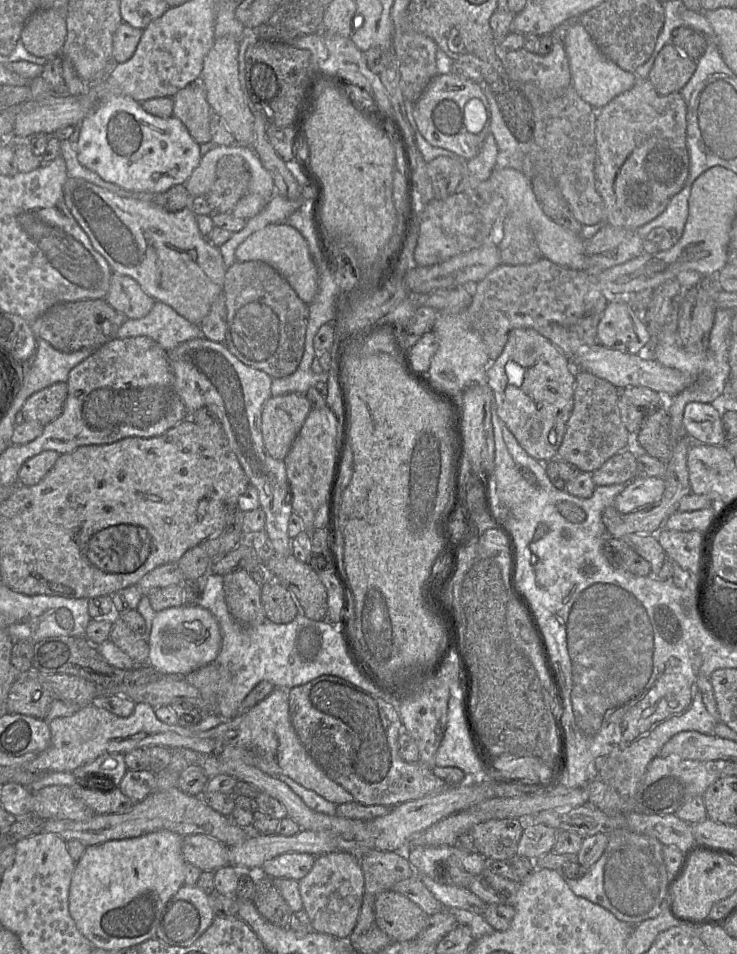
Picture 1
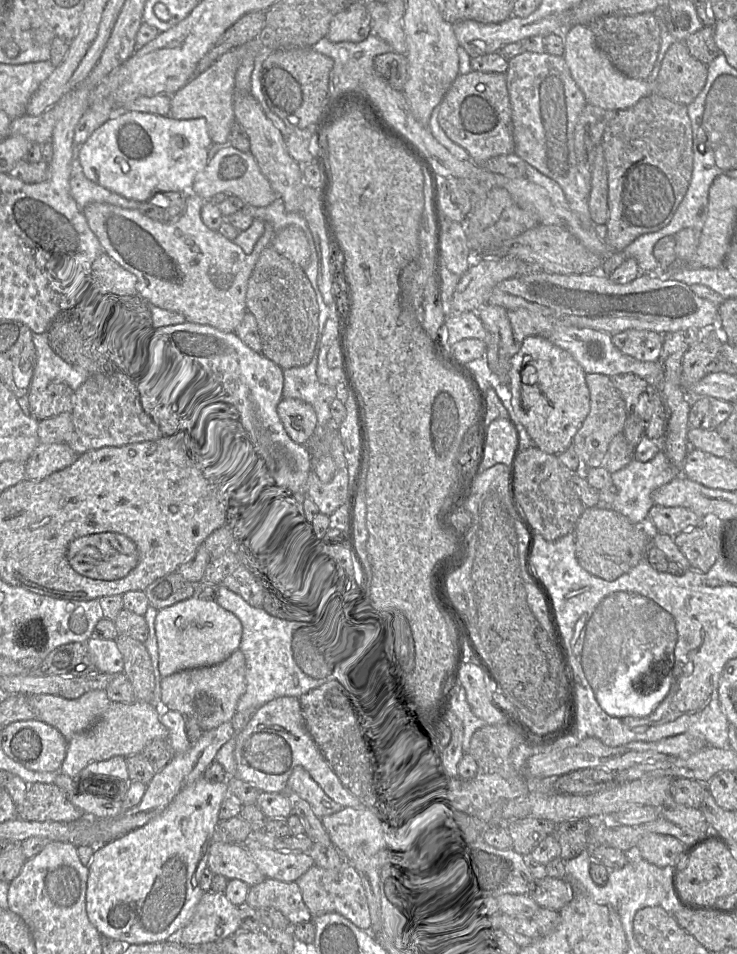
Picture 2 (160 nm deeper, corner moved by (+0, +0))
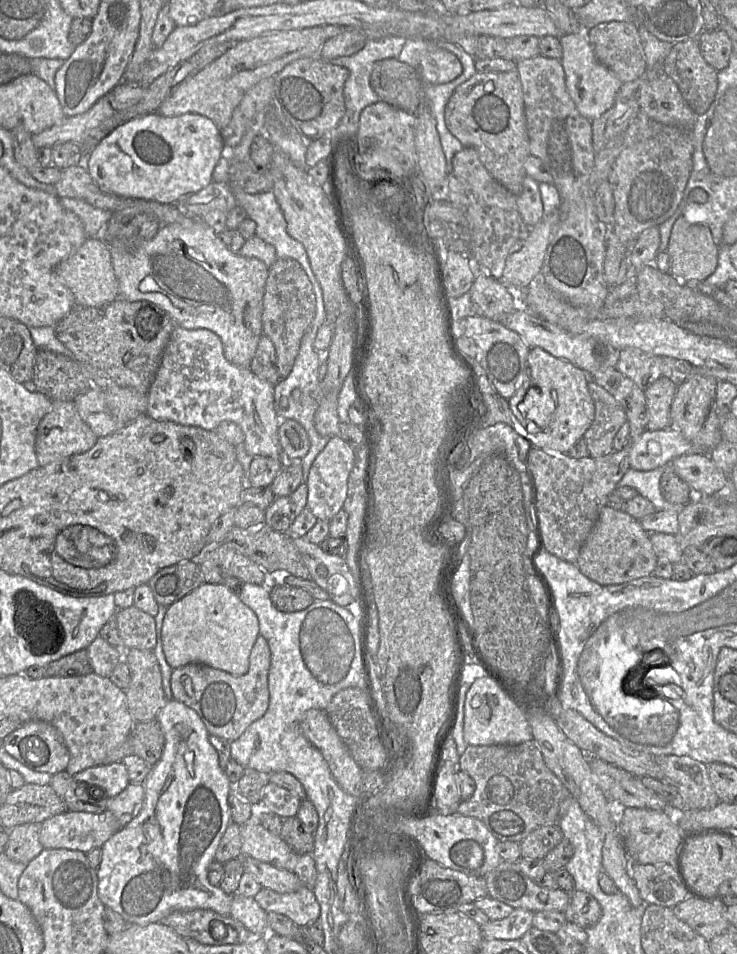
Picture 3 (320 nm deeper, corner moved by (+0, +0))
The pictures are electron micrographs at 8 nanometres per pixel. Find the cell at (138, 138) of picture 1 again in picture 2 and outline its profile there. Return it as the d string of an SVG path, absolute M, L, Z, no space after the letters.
M125 110L94 131L81 145L78 160L90 181L127 199L147 202L157 193L191 193L196 176L208 164L212 144L204 118L176 120Z

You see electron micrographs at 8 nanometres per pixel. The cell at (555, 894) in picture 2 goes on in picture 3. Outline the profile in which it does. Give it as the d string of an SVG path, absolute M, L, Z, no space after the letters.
M574 890L570 893L570 903L563 914L567 921L588 928L599 921L602 910L592 895Z

